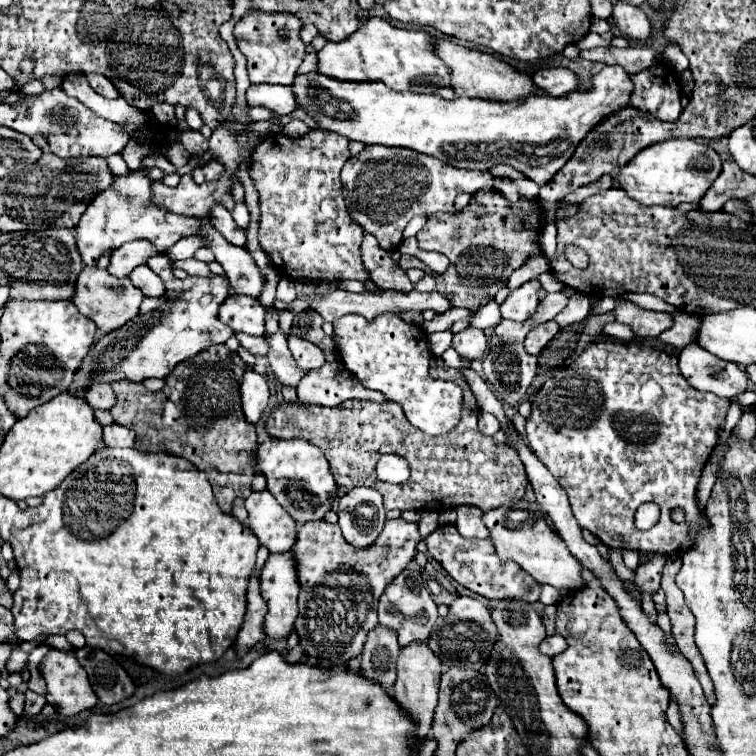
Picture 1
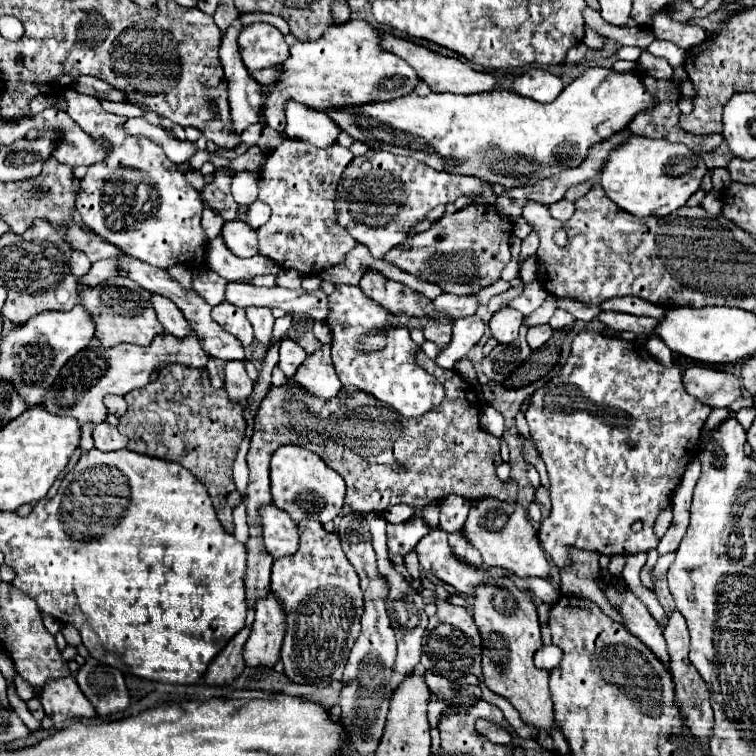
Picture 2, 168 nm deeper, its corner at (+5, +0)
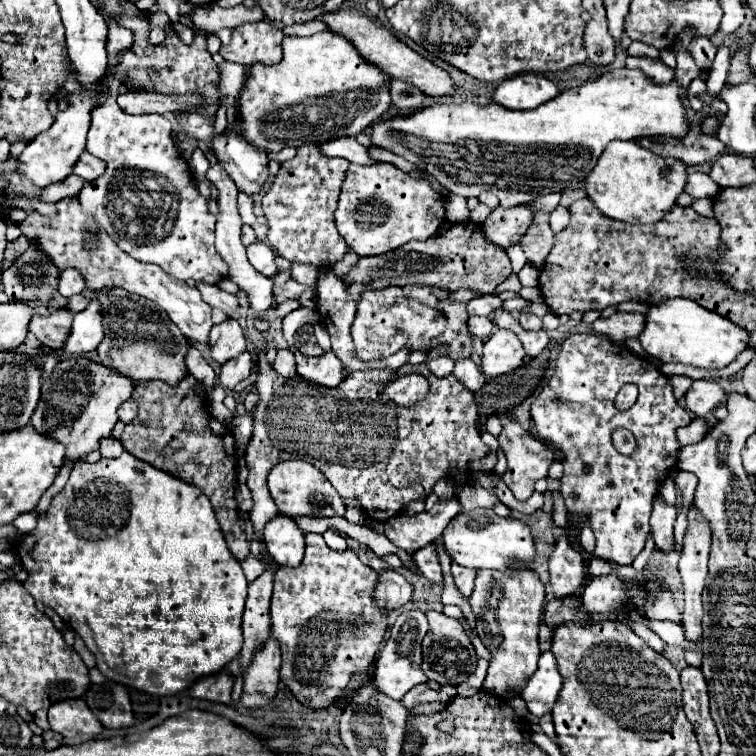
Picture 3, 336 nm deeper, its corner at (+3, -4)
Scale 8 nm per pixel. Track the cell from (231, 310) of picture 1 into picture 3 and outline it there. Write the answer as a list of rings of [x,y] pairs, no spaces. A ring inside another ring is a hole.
[[[225,320],[211,328],[207,346],[211,348],[211,358],[217,364],[225,364],[245,352],[245,332],[237,320]]]

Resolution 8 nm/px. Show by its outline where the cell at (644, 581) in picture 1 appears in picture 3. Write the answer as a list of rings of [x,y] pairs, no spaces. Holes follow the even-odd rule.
[[[657,494],[657,504],[653,504],[653,514],[651,514],[651,534],[655,544],[665,552],[671,552],[671,546],[673,546],[675,516],[677,516],[677,510],[665,504],[663,498]]]

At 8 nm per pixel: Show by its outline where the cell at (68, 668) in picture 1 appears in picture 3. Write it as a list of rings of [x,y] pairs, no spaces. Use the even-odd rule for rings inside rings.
[[[63,700],[57,704],[51,704],[49,708],[49,724],[51,730],[61,734],[63,738],[77,738],[77,736],[97,736],[103,732],[101,722],[85,700]]]

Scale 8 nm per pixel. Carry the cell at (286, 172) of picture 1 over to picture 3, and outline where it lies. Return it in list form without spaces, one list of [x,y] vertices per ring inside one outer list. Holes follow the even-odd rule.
[[[305,144],[293,160],[281,164],[275,182],[263,198],[263,212],[269,220],[269,244],[289,262],[305,262],[317,268],[331,268],[349,250],[333,220],[341,184],[349,168],[347,160],[321,156],[315,144]]]

